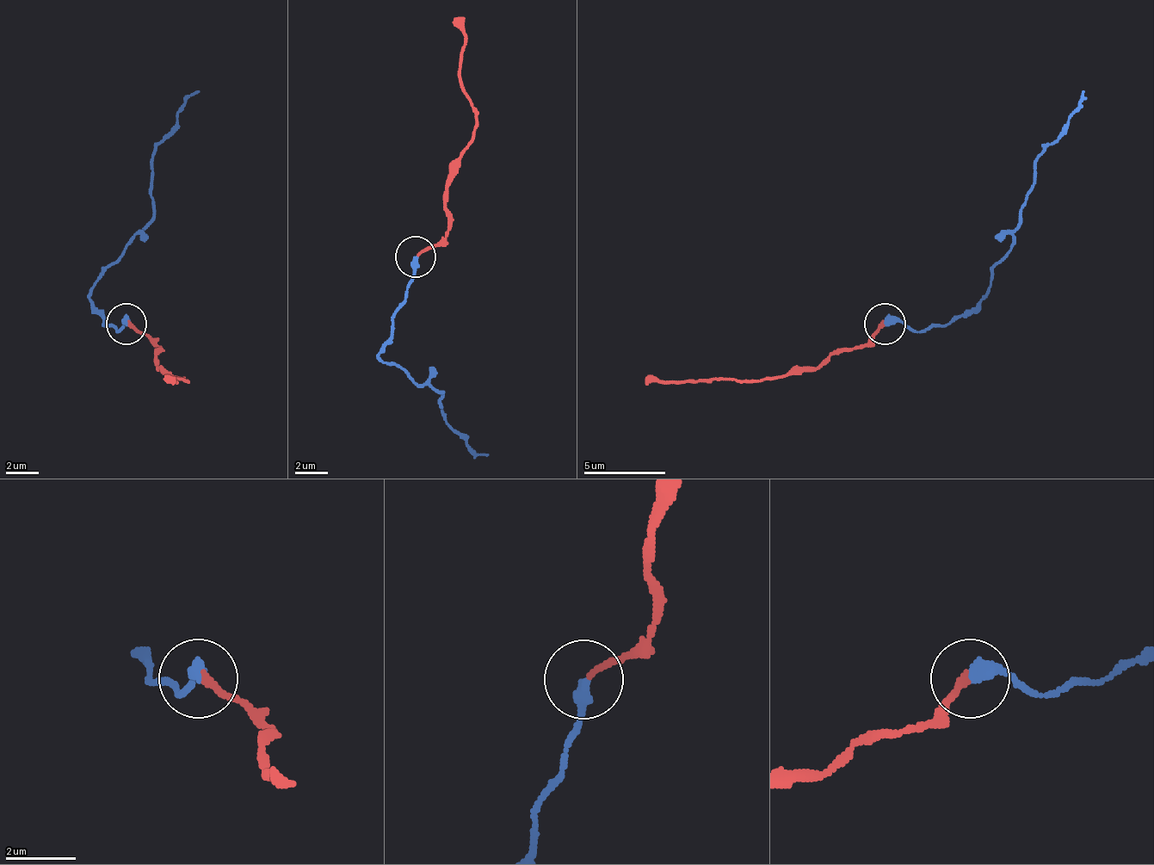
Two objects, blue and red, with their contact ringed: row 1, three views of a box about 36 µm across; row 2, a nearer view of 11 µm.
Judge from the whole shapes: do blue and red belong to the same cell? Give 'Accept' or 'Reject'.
Accept

